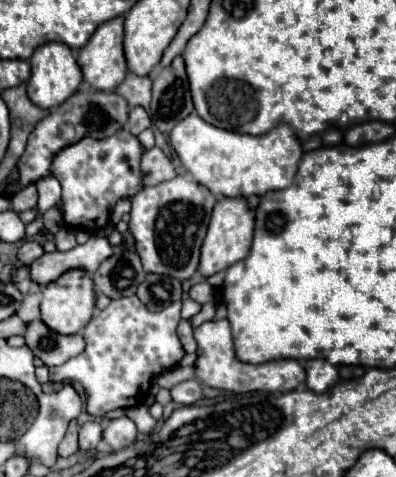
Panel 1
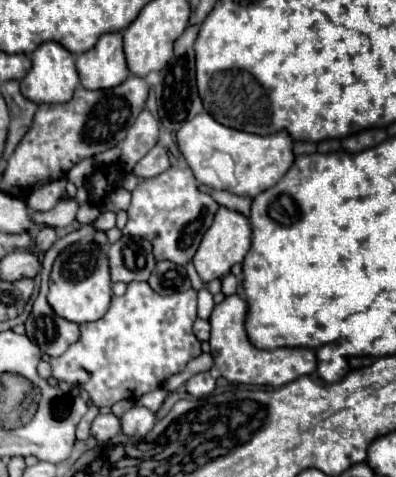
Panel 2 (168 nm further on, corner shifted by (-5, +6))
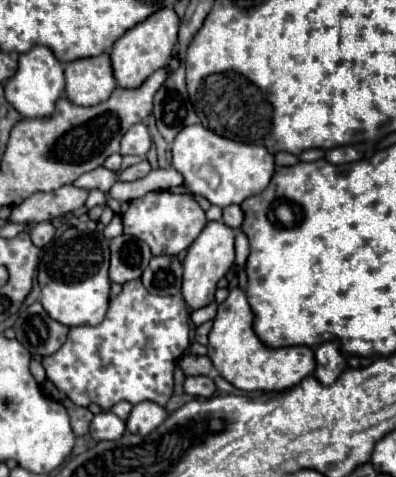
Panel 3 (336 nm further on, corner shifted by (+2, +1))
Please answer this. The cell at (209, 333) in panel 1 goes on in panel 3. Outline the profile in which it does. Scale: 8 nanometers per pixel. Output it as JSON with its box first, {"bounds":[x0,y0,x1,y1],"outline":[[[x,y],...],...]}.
{"bounds":[209,289,315,391],"outline":[[[233,289],[229,297],[217,307],[213,329],[209,333],[209,359],[219,375],[243,391],[283,391],[297,385],[305,375],[313,373],[315,359],[311,347],[281,347],[269,349],[253,333],[253,311],[241,289]]]}

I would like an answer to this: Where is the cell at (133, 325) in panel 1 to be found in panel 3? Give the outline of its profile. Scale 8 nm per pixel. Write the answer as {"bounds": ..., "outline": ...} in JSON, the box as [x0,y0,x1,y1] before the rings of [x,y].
{"bounds":[43,279,189,409],"outline":[[[135,279],[125,283],[123,291],[111,299],[109,311],[99,325],[71,327],[63,347],[55,355],[43,357],[43,367],[47,381],[79,407],[97,403],[101,409],[111,409],[119,401],[129,401],[131,405],[153,401],[165,407],[173,395],[173,361],[181,357],[187,347],[189,311],[185,311],[185,299],[181,295],[151,295],[143,283]]]}

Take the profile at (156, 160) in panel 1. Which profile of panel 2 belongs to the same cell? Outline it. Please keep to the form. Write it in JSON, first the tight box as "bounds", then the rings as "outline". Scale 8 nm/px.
{"bounds":[132,144,170,178],"outline":[[[156,144],[132,170],[132,174],[136,178],[154,178],[156,174],[162,174],[164,170],[170,168],[170,160],[168,160],[168,152],[166,148],[162,148],[160,144]]]}

